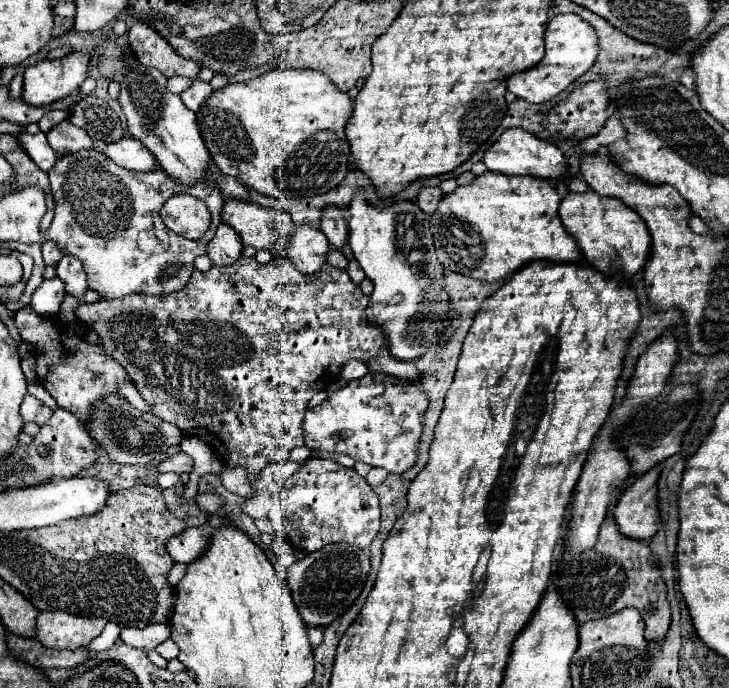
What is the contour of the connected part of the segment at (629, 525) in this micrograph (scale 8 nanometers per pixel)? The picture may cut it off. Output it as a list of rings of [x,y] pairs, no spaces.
[[[652,467],[642,477],[638,477],[618,499],[612,511],[618,531],[636,541],[648,541],[658,531],[658,507],[656,507],[656,479],[660,467]]]

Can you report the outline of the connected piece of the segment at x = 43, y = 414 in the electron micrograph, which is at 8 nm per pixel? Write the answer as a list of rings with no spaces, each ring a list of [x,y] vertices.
[[[26,395],[24,397],[24,401],[22,401],[22,405],[20,405],[20,415],[22,415],[22,419],[24,419],[24,423],[28,423],[28,421],[32,421],[32,423],[36,423],[36,425],[44,425],[50,417],[52,417],[52,409],[50,407],[46,407],[42,401],[38,401],[34,395]]]

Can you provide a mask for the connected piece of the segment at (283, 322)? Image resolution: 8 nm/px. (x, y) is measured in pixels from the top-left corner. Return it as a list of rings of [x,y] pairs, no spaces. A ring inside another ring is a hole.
[[[240,257],[234,265],[228,267],[212,267],[206,273],[194,271],[192,279],[182,291],[170,293],[170,295],[142,295],[142,293],[132,293],[122,299],[100,299],[96,303],[82,303],[76,309],[76,315],[80,321],[88,323],[98,335],[100,335],[100,345],[104,347],[104,353],[116,361],[122,363],[122,367],[128,371],[130,379],[138,387],[140,395],[154,407],[154,415],[180,427],[186,435],[196,435],[204,443],[208,443],[230,467],[246,467],[248,477],[256,479],[256,475],[270,463],[276,461],[286,461],[290,457],[290,449],[304,445],[304,411],[308,401],[322,389],[326,389],[334,379],[338,377],[342,365],[350,359],[362,359],[368,361],[372,359],[386,343],[384,331],[380,325],[370,323],[366,317],[366,307],[368,307],[368,297],[360,291],[360,287],[348,277],[344,269],[332,267],[332,273],[320,271],[318,275],[304,275],[298,273],[288,259],[272,259],[270,263],[262,265],[254,257]]]

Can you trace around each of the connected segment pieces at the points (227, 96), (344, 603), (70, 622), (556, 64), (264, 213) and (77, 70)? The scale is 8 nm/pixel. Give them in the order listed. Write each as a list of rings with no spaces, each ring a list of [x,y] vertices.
[[[274,69],[274,71],[268,71],[256,79],[250,79],[250,81],[240,81],[240,83],[230,83],[218,91],[214,91],[204,103],[202,107],[198,109],[196,113],[196,119],[198,119],[198,127],[200,127],[200,133],[202,133],[202,139],[206,143],[206,149],[210,151],[210,157],[212,157],[212,163],[226,175],[232,175],[236,179],[240,179],[246,187],[250,189],[256,189],[258,193],[264,193],[264,195],[274,195],[274,197],[292,197],[292,199],[298,199],[298,197],[314,197],[314,195],[322,195],[326,191],[330,191],[332,187],[336,187],[348,173],[350,169],[350,143],[346,139],[346,123],[350,121],[350,115],[352,115],[352,99],[348,93],[342,93],[336,85],[332,85],[332,81],[326,77],[326,75],[320,75],[318,71],[312,71],[312,69]]]
[[[334,543],[322,547],[320,551],[306,553],[304,559],[292,563],[286,569],[286,583],[292,589],[294,603],[302,615],[302,619],[310,625],[324,627],[332,623],[336,615],[342,615],[360,595],[366,575],[370,571],[370,559],[364,555],[362,549],[356,549],[346,543]]]
[[[40,611],[36,617],[36,639],[52,649],[78,649],[98,637],[108,621],[72,615],[66,611]]]
[[[564,13],[554,15],[548,21],[546,29],[546,55],[544,59],[526,71],[514,73],[508,77],[508,91],[512,91],[518,99],[524,99],[528,103],[546,103],[552,101],[556,95],[560,95],[564,89],[568,89],[576,79],[580,79],[598,57],[598,35],[596,29],[588,27],[584,19],[576,13]]]
[[[236,199],[224,201],[222,221],[242,235],[244,245],[252,245],[254,249],[270,249],[272,257],[280,257],[280,251],[284,251],[284,239],[294,227],[290,215],[284,211],[266,209],[262,205]]]
[[[74,51],[58,61],[40,61],[24,71],[22,101],[32,107],[52,105],[74,95],[88,73],[90,51]]]

